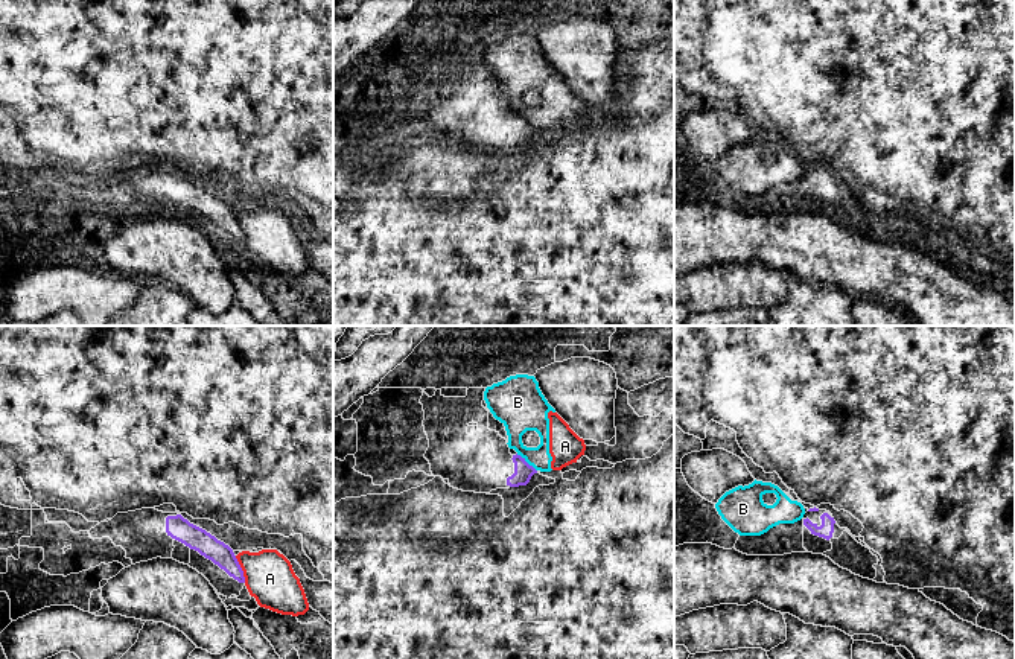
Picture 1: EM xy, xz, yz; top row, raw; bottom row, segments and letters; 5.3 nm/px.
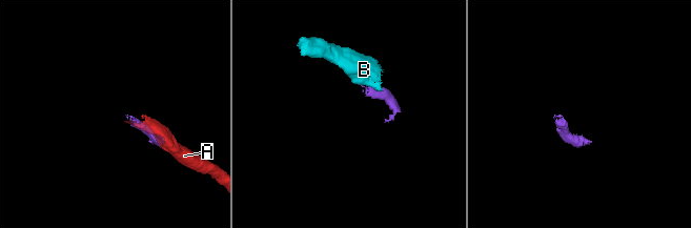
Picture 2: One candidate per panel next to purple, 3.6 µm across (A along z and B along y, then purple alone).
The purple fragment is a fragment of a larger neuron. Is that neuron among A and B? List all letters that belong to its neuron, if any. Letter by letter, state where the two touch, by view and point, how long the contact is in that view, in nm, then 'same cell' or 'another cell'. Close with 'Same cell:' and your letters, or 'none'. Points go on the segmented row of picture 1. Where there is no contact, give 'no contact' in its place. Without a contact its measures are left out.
A: xy (241, 569) | 160 nm | another cell
B: xz (525, 461) | 140 nm | another cell
Same cell: none

